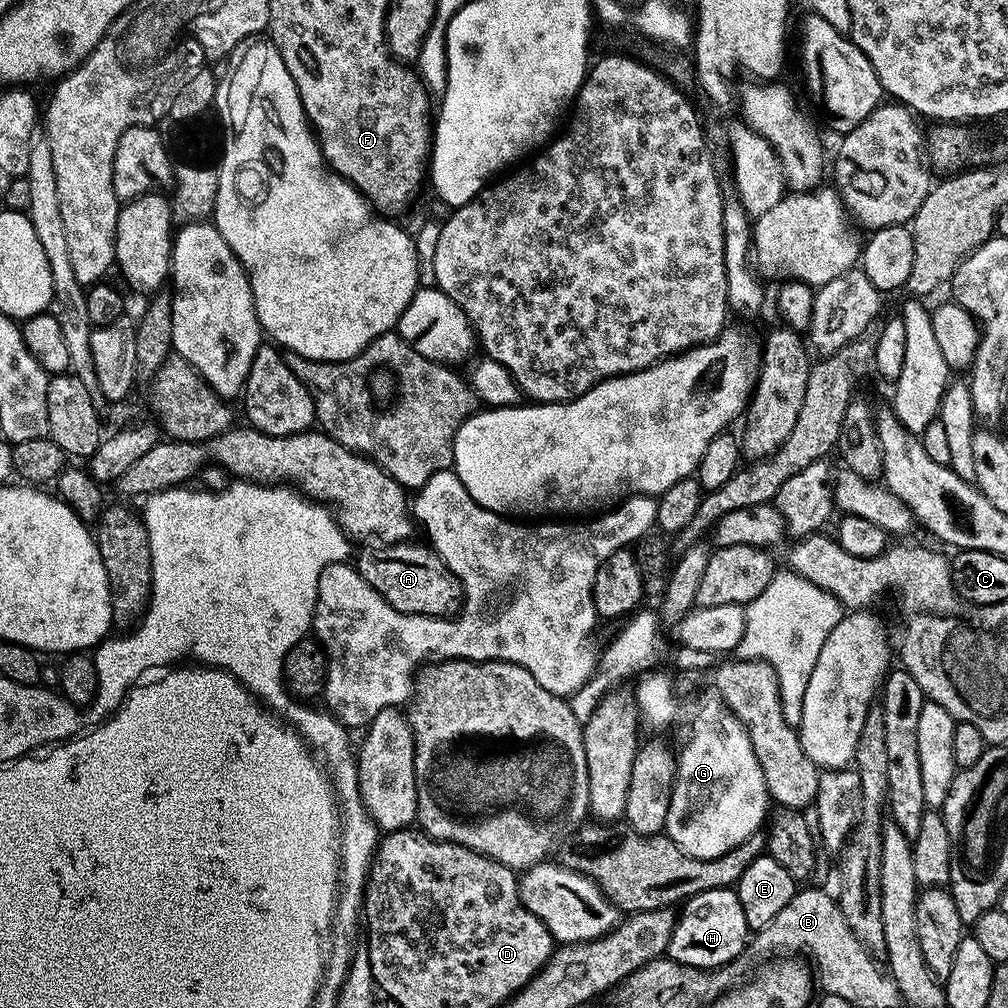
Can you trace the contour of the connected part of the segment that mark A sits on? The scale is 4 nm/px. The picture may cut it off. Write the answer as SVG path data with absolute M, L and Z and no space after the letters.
M388 542L383 546L376 546L380 548L364 548L360 552L360 557L354 560L354 567L363 580L371 586L377 594L379 594L384 601L390 606L394 606L394 610L404 612L408 616L451 616L459 609L462 603L462 593L460 590L460 582L456 579L456 576L446 566L446 562L439 554L436 553L431 547L423 548L420 544L412 544L413 542Z

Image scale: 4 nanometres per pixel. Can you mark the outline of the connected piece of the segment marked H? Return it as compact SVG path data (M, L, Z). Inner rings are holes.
M732 888L706 890L697 896L690 896L683 901L680 910L670 934L667 959L677 960L686 966L720 968L733 963L739 957L736 955L745 951L750 940L750 929L746 914L742 914L742 902L738 902Z

